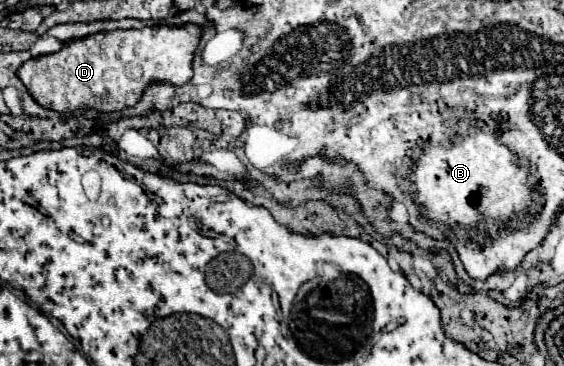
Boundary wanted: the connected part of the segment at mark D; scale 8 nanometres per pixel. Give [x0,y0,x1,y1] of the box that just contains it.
[17,25,201,113]

